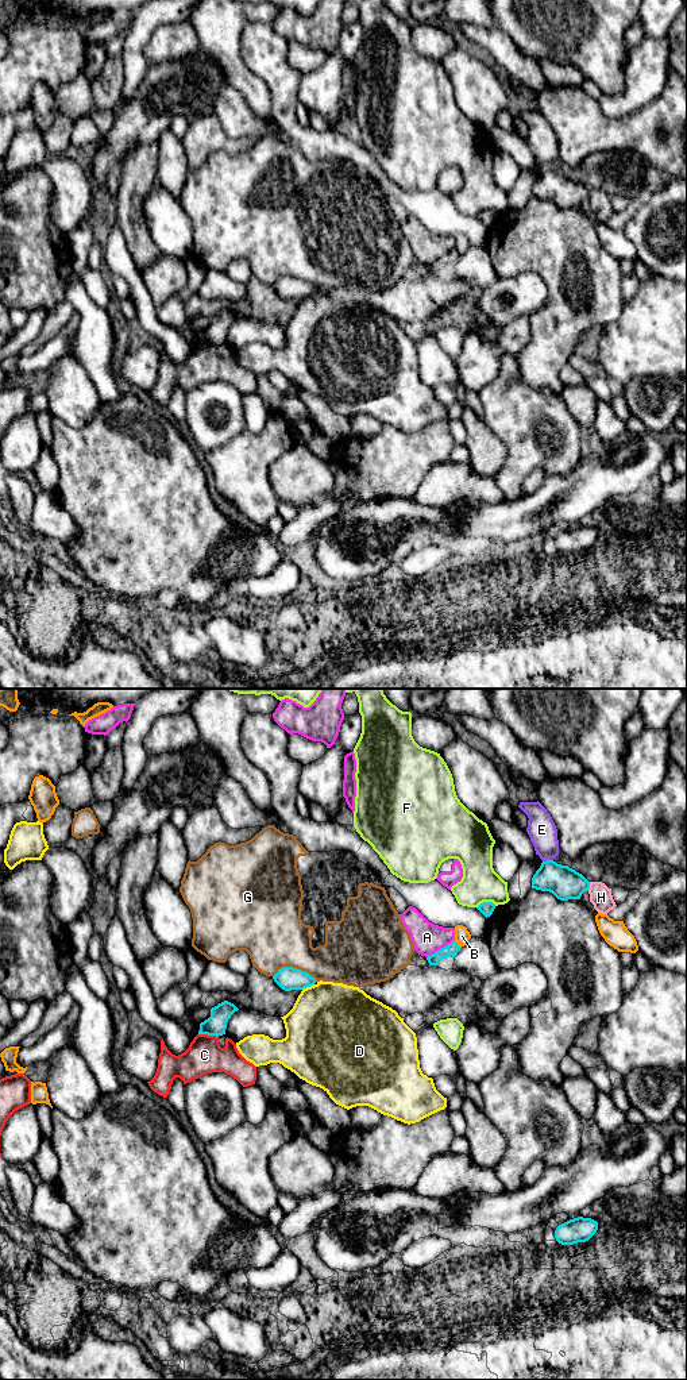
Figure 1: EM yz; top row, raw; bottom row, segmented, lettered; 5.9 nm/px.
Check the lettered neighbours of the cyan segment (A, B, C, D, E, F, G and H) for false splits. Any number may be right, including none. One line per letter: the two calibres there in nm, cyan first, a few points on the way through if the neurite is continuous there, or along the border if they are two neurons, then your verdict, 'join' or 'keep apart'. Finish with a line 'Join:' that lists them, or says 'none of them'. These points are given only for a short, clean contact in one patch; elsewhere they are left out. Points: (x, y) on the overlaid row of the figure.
A: 80 nm thick on the cyan side, 190 nm on the other; border along yz (454, 939), (427, 958); keep apart
B: 80 nm thick on the cyan side, 90 nm on the other; keep apart
C: 120 nm thick on the cyan side, 220 nm on the other; border along yz (199, 1033), (217, 1037); keep apart
D: 140 nm thick on the cyan side, 460 nm on the other; keep apart
E: 190 nm thick on the cyan side, 170 nm on the other; keep apart
F: 80 nm thick on the cyan side, 220 nm on the other; keep apart
G: 140 nm thick on the cyan side, 380 nm on the other; keep apart
H: 190 nm thick on the cyan side, 130 nm on the other; keep apart
Join: none of them

